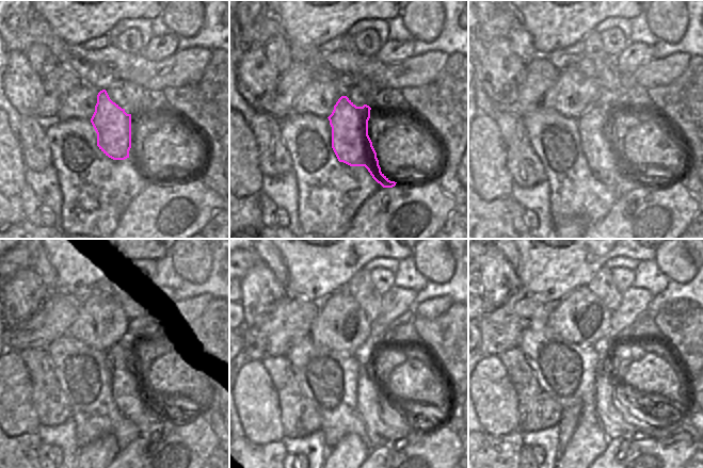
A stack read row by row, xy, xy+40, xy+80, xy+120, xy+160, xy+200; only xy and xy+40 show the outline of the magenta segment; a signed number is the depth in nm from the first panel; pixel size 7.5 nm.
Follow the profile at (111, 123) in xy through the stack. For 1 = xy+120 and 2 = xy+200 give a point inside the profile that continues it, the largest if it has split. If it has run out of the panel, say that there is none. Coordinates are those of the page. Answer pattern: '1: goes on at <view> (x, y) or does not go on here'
1: goes on at xy+120 (126, 393)
2: goes on at xy+200 (617, 421)

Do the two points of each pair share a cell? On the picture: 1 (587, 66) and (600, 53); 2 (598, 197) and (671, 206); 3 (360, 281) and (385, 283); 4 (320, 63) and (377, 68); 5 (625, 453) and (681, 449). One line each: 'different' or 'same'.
1: different
2: different
3: different
4: same
5: same

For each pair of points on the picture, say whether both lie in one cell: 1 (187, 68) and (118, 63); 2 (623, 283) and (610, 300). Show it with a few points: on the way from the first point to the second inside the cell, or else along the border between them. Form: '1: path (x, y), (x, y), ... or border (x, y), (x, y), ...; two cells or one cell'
1: path (170, 73), (147, 75), (136, 68); one cell
2: border (610, 269), (610, 277), (621, 294); two cells

